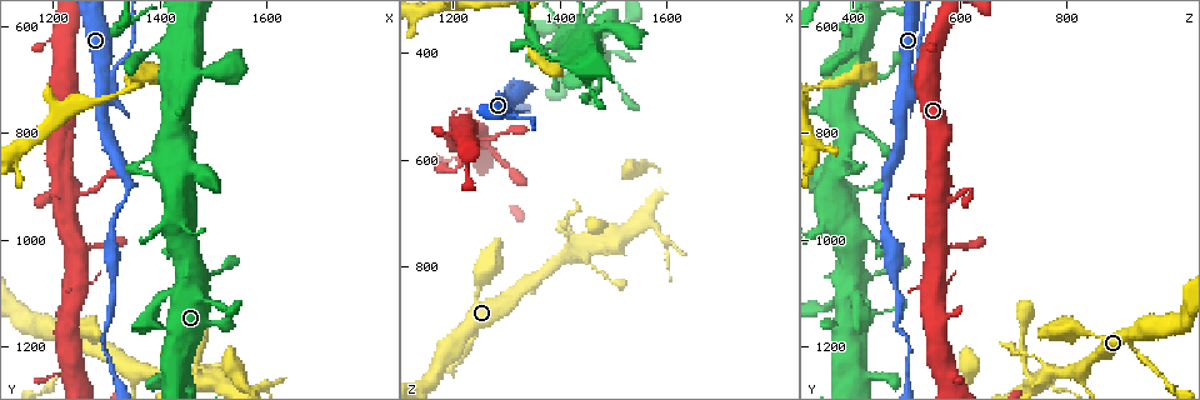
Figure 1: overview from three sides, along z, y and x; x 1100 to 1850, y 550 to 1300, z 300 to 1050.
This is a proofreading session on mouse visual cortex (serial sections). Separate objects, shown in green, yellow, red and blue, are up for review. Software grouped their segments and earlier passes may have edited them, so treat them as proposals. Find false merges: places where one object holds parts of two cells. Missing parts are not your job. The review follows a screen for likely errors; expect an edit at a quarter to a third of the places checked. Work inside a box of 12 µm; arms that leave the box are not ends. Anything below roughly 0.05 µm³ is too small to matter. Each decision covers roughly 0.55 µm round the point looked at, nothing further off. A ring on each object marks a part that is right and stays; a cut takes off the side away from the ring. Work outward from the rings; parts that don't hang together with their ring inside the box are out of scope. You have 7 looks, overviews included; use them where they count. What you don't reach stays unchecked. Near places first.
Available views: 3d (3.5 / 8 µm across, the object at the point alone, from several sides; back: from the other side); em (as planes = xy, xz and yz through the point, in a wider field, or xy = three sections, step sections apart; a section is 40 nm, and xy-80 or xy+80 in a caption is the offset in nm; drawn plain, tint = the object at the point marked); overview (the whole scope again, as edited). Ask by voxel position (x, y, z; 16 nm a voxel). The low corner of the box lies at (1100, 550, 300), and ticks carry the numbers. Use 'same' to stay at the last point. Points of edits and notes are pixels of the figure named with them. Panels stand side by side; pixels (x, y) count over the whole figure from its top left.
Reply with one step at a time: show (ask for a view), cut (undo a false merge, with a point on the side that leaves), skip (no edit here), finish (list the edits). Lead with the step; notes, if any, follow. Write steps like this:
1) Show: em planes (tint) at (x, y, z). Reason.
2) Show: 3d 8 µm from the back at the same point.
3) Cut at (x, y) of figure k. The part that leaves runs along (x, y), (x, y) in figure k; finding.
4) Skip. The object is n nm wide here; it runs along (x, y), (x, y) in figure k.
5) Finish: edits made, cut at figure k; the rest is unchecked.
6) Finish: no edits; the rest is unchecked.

Show: 3d 3.5 µm at (1435, 970, 350).

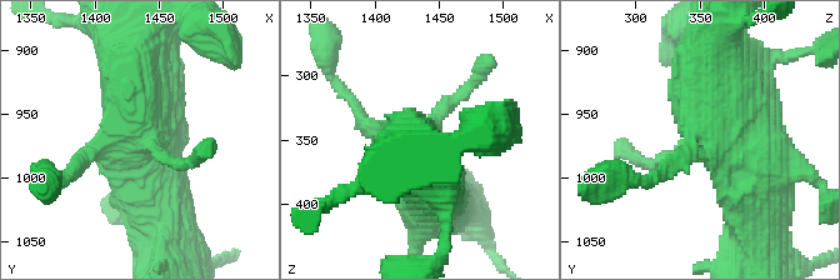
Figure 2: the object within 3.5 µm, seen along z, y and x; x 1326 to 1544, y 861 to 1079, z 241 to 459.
Show: em xy step 2 (tint) at (1438, 968, 356).

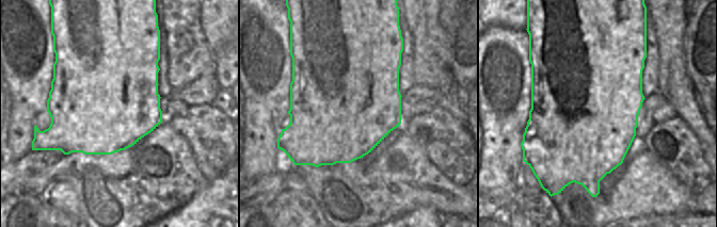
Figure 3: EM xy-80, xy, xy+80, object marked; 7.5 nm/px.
Skip. It runs along (759, 191), (708, 76), (714, 41) in figure 2; one cell here.

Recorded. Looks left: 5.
Show: 3d 3.5 µm at (1240, 1090, 555). A fork.

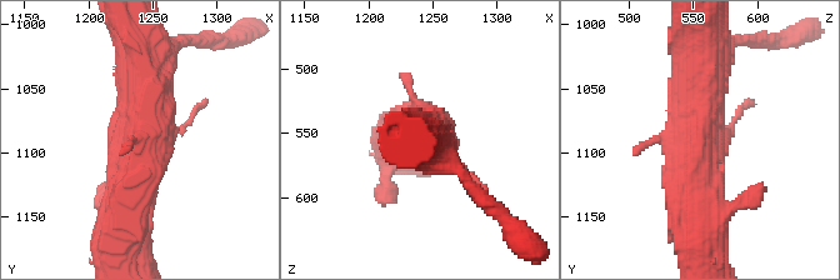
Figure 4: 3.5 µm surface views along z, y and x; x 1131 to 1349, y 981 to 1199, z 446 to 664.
Skip. It runs along (143, 56), (146, 141), (116, 218) in figure 4; one cell here.

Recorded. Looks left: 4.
Show: 3d 8 µm at (1290, 700, 495). Three-way junction.

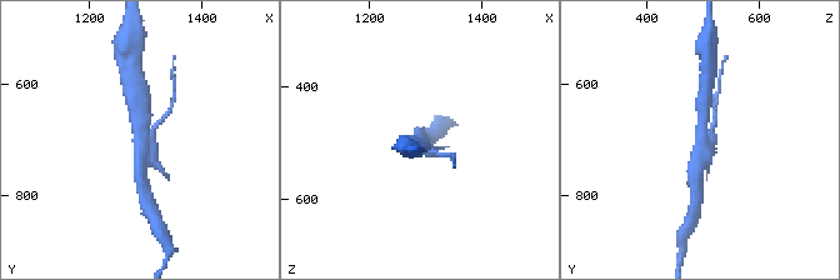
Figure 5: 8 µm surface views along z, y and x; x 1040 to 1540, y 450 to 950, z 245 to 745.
Show: 3d 3.5 µm at (1290, 695, 500).

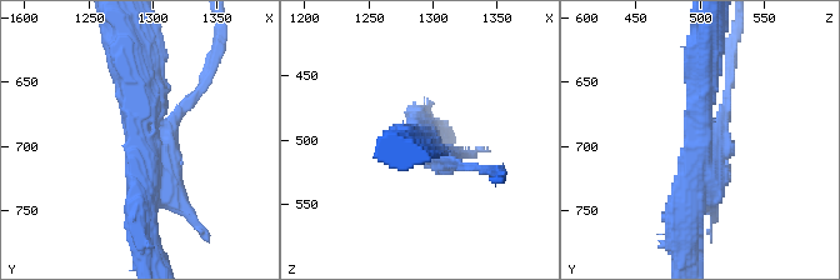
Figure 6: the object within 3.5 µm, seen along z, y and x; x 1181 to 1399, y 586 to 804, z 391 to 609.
Show: em xy step 1 (tint) at (1286, 698, 500).

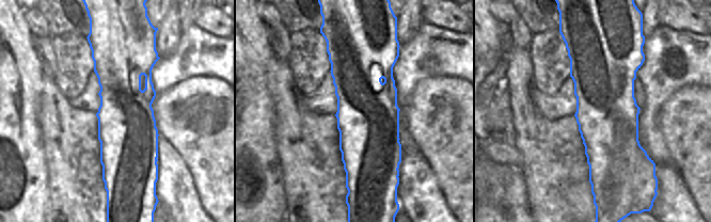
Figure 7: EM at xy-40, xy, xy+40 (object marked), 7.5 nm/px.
Cut at (199, 90) of figure 6. The part that leaves runs along (163, 148), (216, 48) in figure 6; a second cell is stuck on.

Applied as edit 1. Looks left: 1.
Finish: edits made, cut at figure 6; the rest is unchecked.

